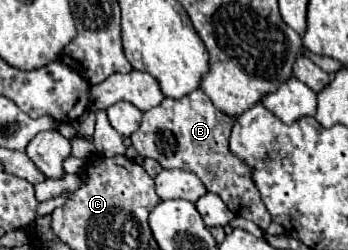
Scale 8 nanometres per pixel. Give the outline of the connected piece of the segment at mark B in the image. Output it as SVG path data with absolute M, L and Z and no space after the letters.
M193 90L179 100L165 98L159 106L143 112L141 126L131 134L131 142L141 158L153 158L161 168L195 172L211 192L221 196L233 214L255 222L261 230L267 230L271 216L261 200L257 184L253 184L253 168L229 150L233 122L235 120L217 110L201 90Z

